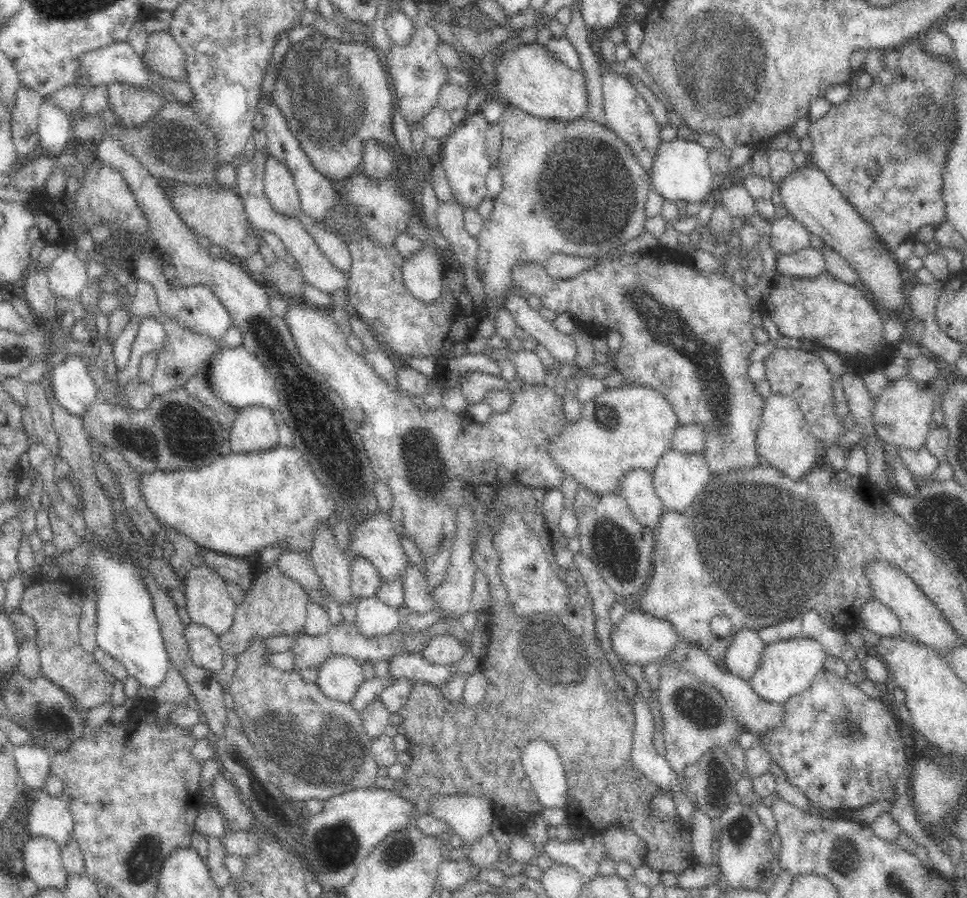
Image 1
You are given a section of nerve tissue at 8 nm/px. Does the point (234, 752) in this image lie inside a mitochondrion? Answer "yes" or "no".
yes

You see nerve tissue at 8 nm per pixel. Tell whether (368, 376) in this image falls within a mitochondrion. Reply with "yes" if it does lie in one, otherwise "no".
no

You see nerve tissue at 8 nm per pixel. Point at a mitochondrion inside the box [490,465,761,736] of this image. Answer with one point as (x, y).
(550, 649)

